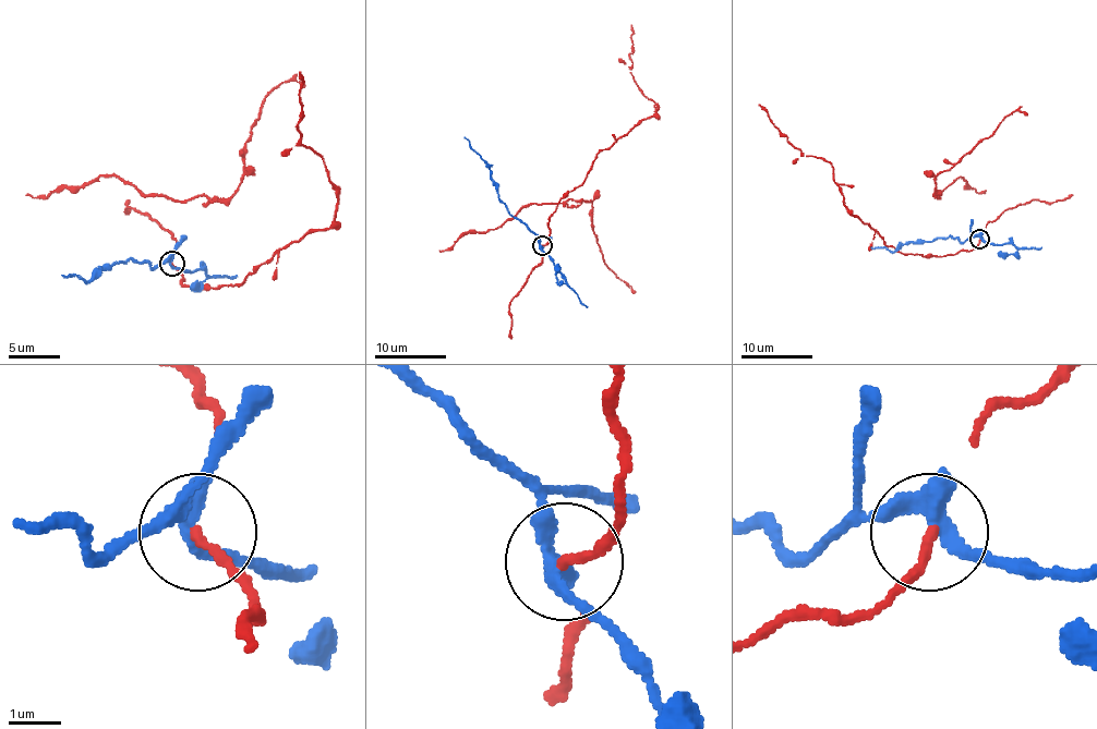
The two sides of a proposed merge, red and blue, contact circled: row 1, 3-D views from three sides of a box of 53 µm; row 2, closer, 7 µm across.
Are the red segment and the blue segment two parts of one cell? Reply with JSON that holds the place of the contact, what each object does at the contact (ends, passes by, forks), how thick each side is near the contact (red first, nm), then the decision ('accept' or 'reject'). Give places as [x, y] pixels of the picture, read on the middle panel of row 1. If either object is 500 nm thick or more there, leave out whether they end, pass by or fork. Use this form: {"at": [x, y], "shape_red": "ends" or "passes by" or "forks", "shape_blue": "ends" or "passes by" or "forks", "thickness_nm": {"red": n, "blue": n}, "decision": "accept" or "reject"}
{"at": [542, 245], "shape_red": "ends", "shape_blue": "passes by", "thickness_nm": {"red": 180, "blue": 320}, "decision": "reject"}

